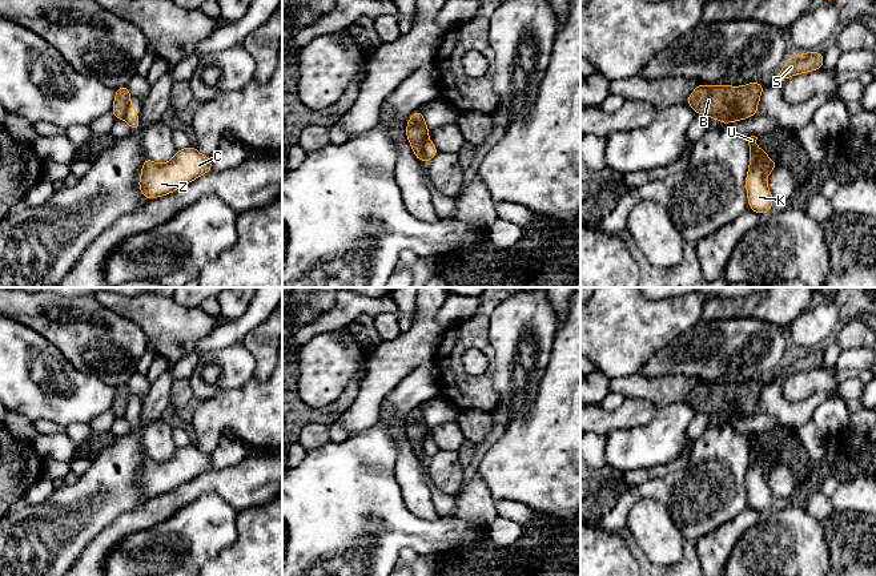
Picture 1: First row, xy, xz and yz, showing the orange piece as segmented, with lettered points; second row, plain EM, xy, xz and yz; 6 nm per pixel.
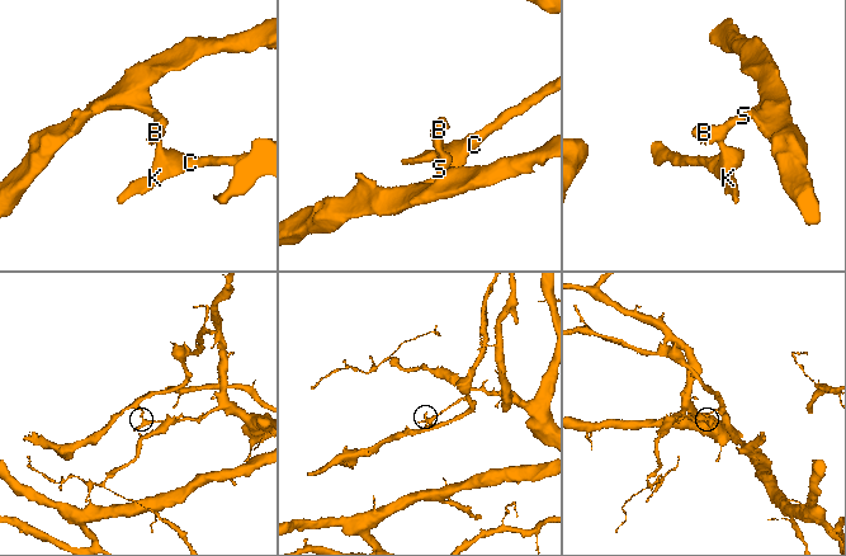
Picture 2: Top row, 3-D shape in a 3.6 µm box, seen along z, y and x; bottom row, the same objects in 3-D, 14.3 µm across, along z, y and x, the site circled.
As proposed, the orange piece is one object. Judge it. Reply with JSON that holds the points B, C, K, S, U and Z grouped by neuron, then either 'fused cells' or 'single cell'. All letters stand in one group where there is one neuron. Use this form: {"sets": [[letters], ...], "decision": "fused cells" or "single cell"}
{"sets": [["B", "S"], ["C", "K", "U", "Z"]], "decision": "fused cells"}

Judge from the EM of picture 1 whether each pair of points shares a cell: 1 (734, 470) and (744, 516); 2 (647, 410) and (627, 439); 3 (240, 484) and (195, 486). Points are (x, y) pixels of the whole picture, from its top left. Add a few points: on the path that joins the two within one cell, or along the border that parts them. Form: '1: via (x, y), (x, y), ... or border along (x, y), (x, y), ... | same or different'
1: border along (748, 506), (716, 527) | different
2: border along (659, 409), (647, 423), (614, 429), (606, 434) | different
3: via (229, 484), (205, 484) | same

